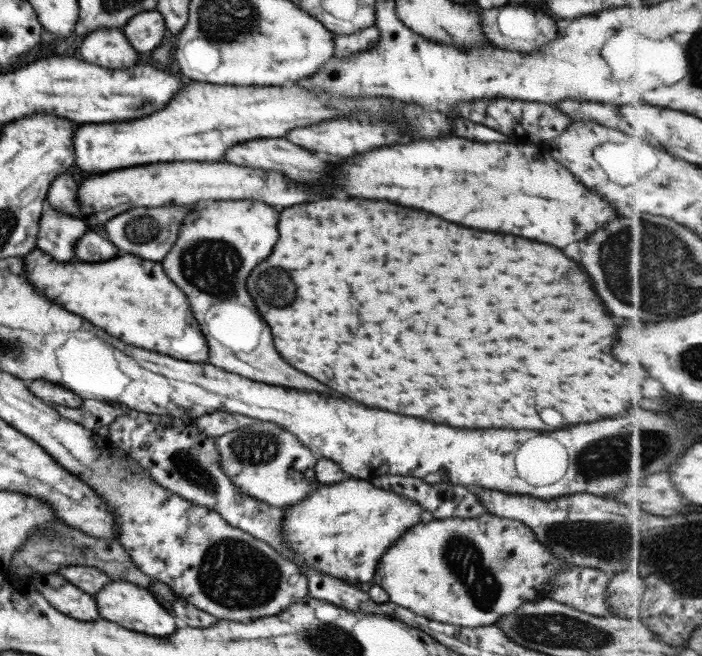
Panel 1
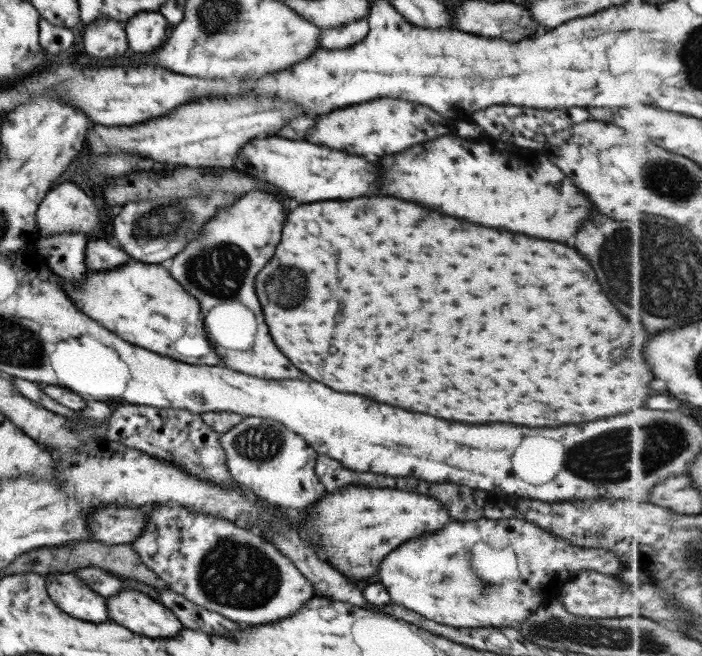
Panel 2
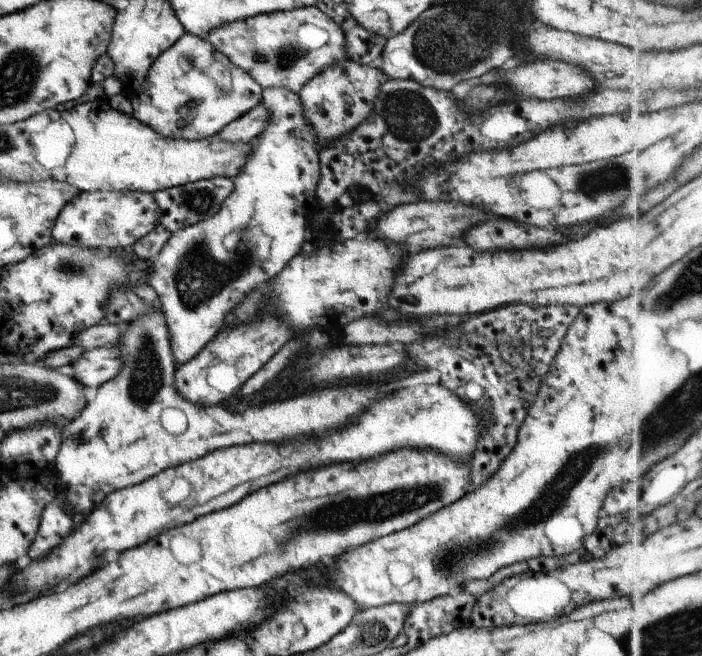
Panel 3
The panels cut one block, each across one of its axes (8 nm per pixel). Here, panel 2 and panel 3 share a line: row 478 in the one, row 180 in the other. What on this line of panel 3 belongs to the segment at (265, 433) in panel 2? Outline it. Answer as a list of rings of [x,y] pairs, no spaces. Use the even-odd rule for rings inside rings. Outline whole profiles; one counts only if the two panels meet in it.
[[[267,87],[266,89],[262,89],[260,103],[263,103],[264,107],[270,112],[268,122],[264,125],[263,132],[251,142],[250,152],[244,161],[244,167],[236,177],[231,179],[233,181],[231,192],[220,204],[220,209],[212,217],[176,230],[161,247],[159,254],[152,260],[152,272],[148,276],[147,284],[157,293],[162,304],[161,313],[164,316],[167,327],[170,351],[175,369],[184,362],[191,360],[191,357],[194,357],[225,326],[223,322],[225,314],[232,312],[251,291],[257,289],[259,286],[265,285],[265,282],[269,278],[273,278],[291,258],[298,254],[300,246],[302,245],[301,242],[303,242],[303,234],[307,235],[308,232],[308,215],[311,210],[315,211],[317,209],[318,198],[315,194],[320,170],[318,152],[315,145],[316,138],[312,128],[303,116],[302,105],[300,104],[298,96],[289,89]]]

